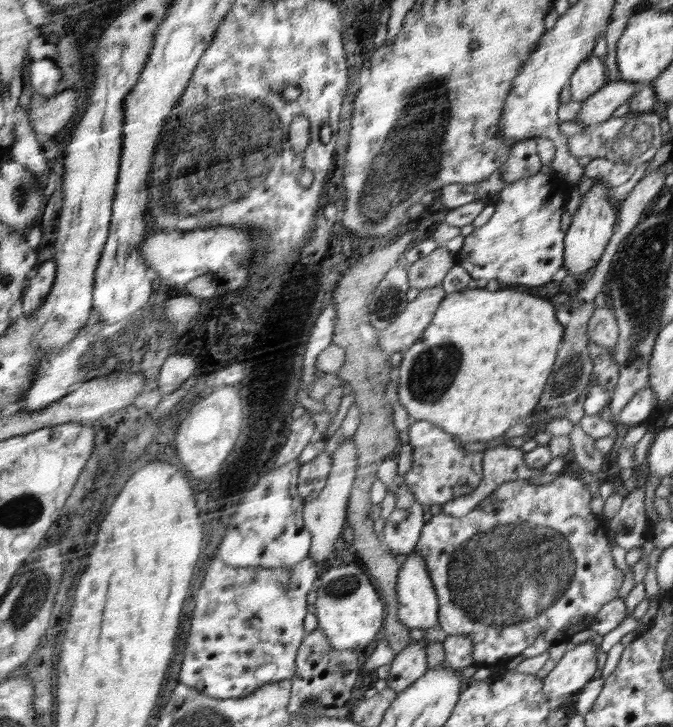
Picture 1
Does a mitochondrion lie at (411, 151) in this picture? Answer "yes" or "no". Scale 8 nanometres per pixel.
yes

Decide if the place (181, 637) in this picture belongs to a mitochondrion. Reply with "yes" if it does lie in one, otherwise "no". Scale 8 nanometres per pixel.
no

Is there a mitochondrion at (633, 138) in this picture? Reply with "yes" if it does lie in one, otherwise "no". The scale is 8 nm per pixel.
yes

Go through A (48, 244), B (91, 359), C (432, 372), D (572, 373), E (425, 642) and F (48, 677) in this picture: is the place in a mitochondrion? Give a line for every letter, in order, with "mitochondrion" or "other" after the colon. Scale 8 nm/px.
A: other
B: mitochondrion
C: mitochondrion
D: mitochondrion
E: other
F: other

